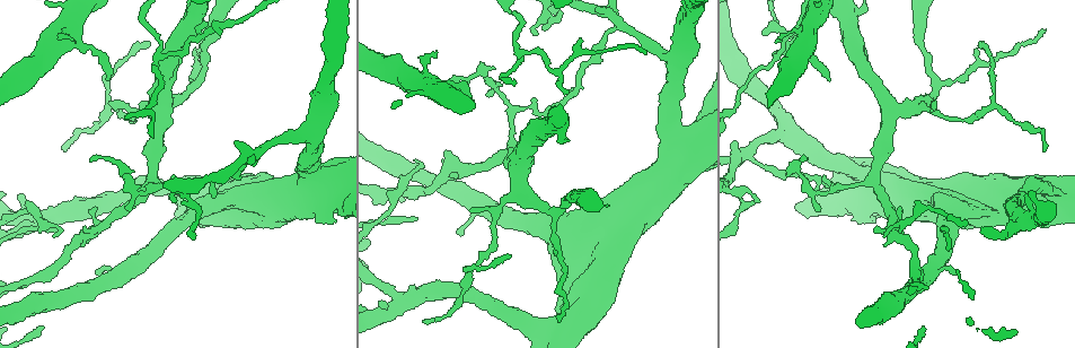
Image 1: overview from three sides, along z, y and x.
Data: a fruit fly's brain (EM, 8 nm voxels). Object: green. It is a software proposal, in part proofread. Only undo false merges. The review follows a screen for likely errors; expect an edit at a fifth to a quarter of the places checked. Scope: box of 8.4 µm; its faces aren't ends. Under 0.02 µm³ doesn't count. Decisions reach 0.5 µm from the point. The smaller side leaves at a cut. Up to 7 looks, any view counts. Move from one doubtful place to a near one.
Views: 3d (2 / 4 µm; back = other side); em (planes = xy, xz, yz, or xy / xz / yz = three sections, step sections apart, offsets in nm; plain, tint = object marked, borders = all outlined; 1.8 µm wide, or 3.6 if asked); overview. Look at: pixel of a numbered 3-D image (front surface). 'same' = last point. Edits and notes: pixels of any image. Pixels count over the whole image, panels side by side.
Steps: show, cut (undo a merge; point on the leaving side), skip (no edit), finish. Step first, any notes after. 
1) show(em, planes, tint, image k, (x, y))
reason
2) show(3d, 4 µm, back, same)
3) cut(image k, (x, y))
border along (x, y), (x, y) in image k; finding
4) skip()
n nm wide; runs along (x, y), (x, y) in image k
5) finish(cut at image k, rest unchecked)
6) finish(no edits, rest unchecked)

show(em, xz, step 16, tint, image 1, (776, 53))
three-way junction

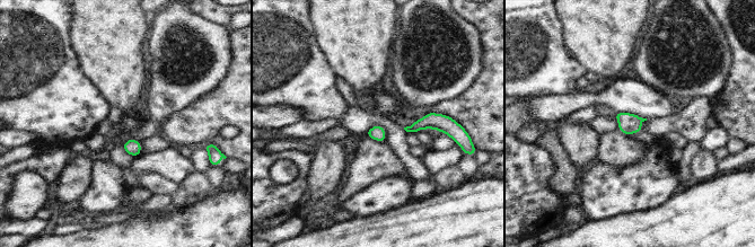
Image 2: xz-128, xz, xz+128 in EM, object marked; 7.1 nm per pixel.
skip()
110 nm wide; all the same neuron

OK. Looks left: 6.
show(3d, 2 µm, image 1, (750, 155))
arms part here

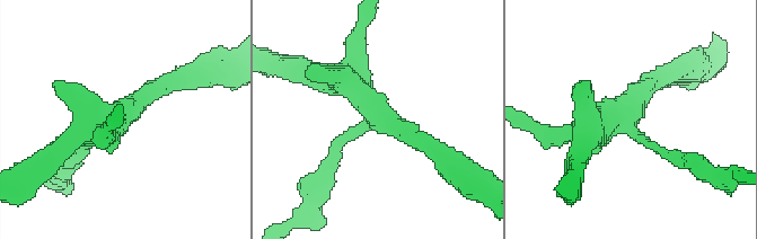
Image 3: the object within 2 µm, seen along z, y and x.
show(em, xz, step 16, tint, image 3, (624, 119))

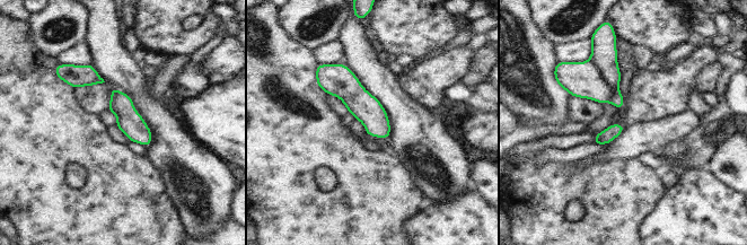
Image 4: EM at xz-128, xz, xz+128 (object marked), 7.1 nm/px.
cut(image 4, (604, 54))
border along (588, 60), (608, 88), (611, 102) in image 4; a second neuron is stuck on

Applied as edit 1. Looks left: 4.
show(overview)
redraw

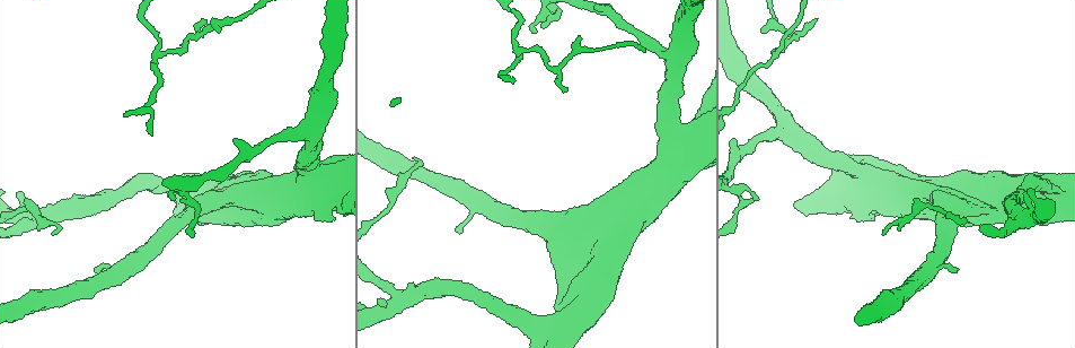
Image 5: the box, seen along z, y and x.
show(em, 3.6 µm, yz, step 4, borders, image 5, (553, 328))
abrupt turn

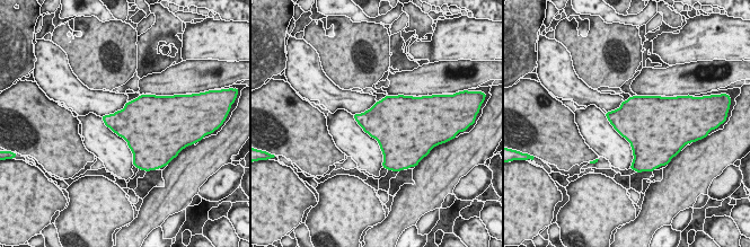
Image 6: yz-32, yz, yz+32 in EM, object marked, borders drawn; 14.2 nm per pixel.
show(em, 3.6 µm, planes, borders, same)
another direction

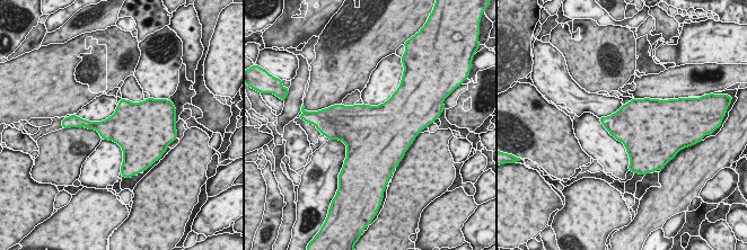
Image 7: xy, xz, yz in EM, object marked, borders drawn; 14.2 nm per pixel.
skip()
550 nm wide; continuous, no second neuron

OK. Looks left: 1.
finish(cut at image 4, rest unchecked)

